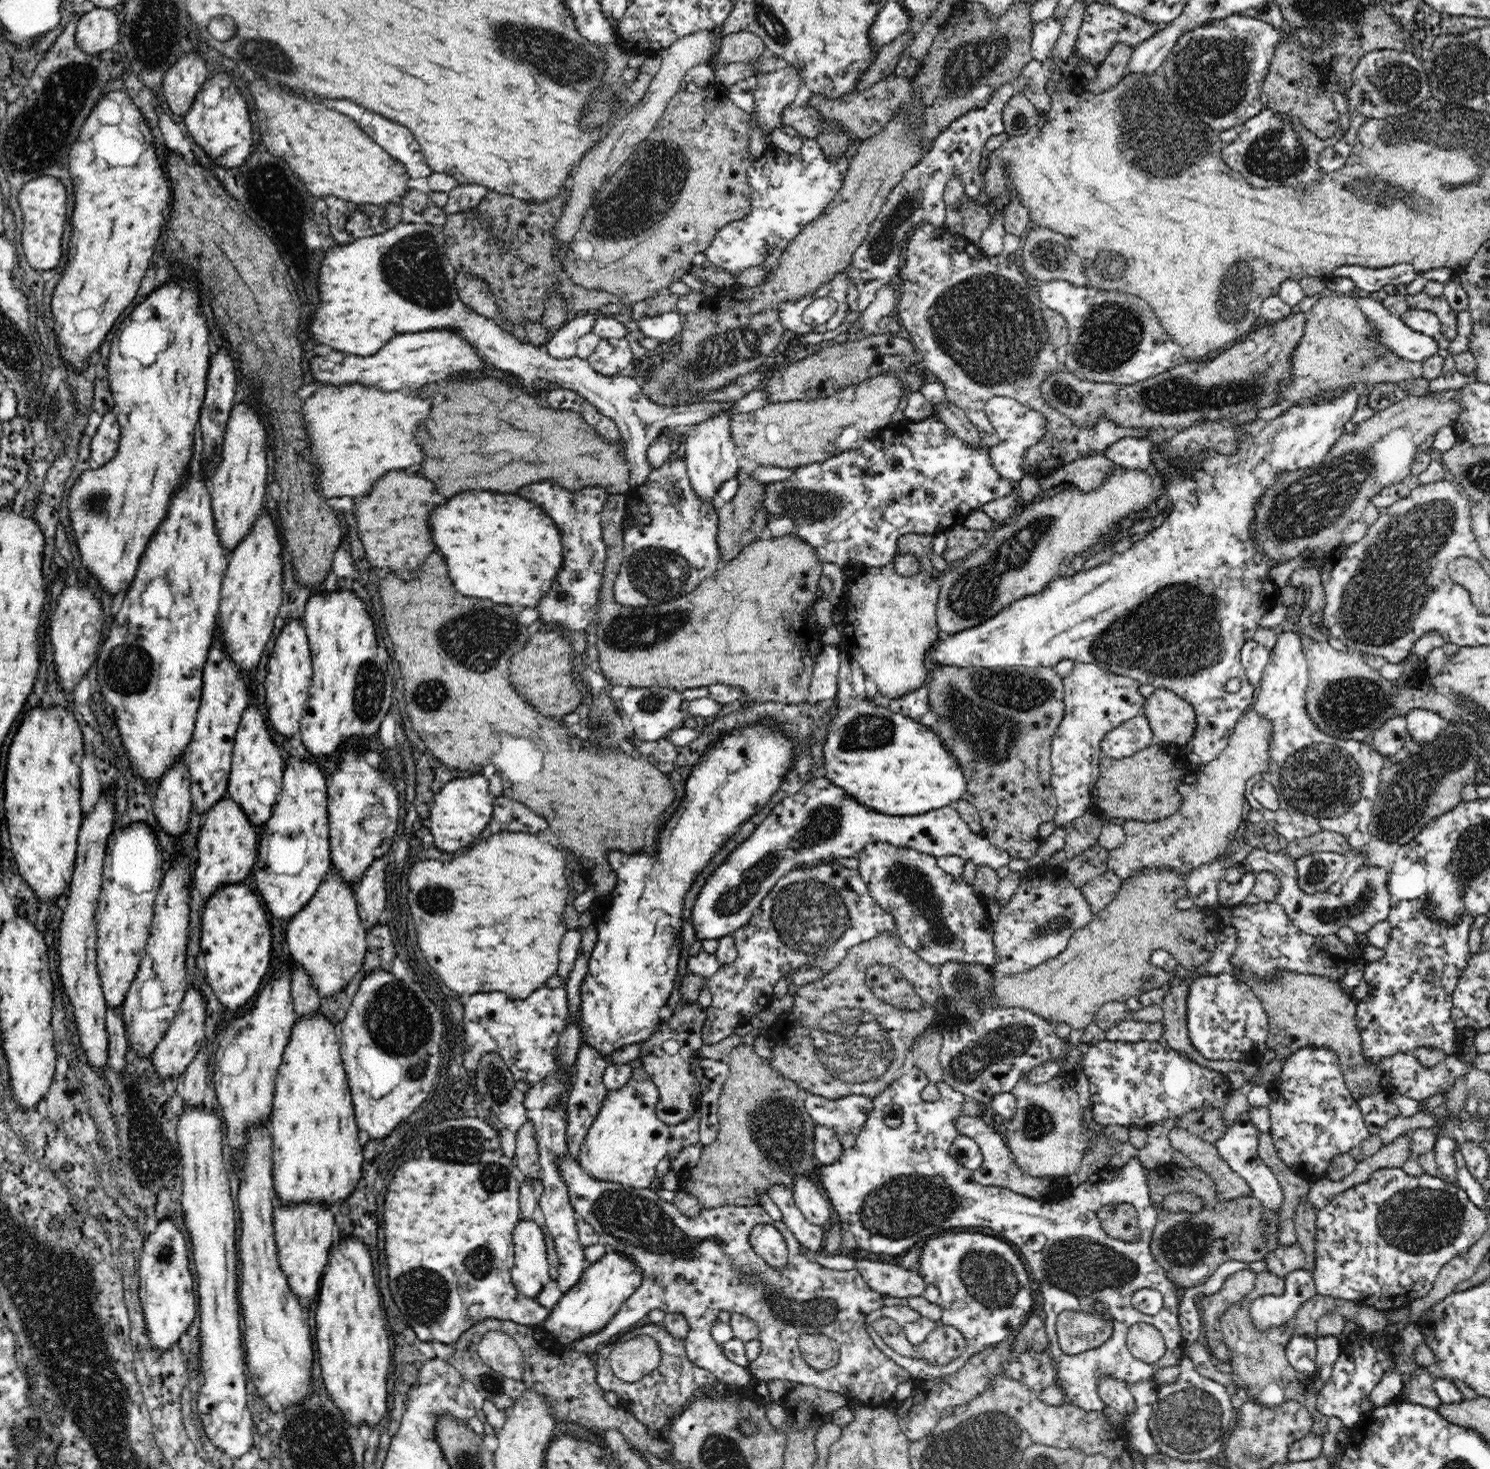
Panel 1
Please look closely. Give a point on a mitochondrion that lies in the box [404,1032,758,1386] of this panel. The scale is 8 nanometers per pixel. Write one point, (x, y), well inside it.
(634, 1220)

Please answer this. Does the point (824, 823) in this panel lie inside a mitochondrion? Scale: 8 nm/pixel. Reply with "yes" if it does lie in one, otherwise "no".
yes

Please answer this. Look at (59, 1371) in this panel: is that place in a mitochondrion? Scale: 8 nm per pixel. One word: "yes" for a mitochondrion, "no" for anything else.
yes

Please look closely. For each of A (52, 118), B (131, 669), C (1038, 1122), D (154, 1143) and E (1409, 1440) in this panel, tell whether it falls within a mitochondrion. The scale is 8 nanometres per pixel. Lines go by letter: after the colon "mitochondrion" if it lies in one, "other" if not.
A: mitochondrion
B: mitochondrion
C: mitochondrion
D: mitochondrion
E: other

